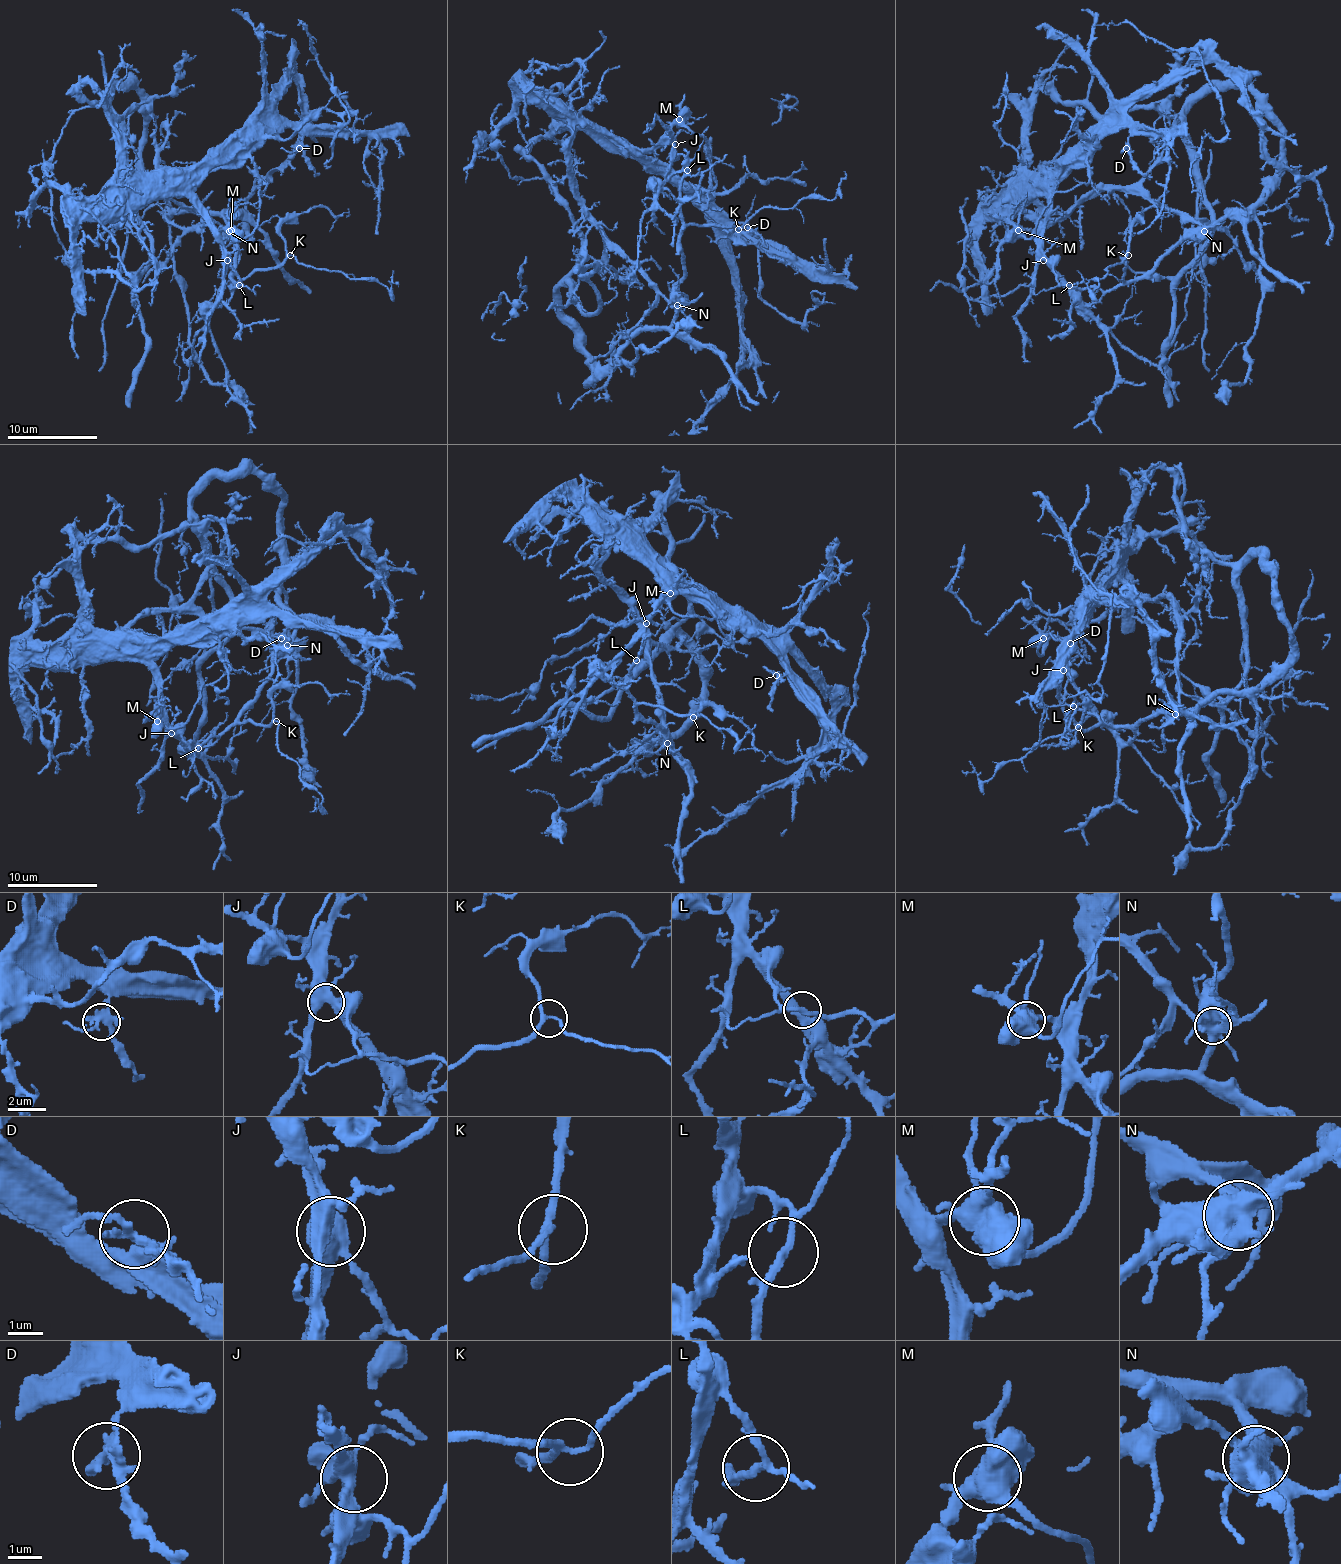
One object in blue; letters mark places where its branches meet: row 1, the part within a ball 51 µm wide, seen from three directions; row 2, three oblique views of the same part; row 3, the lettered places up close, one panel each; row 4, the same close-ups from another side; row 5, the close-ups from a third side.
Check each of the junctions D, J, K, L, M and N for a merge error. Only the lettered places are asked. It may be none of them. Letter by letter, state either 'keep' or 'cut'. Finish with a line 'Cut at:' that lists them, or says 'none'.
D: keep
J: keep
K: keep
L: cut
M: keep
N: cut
Cut at: L, N

